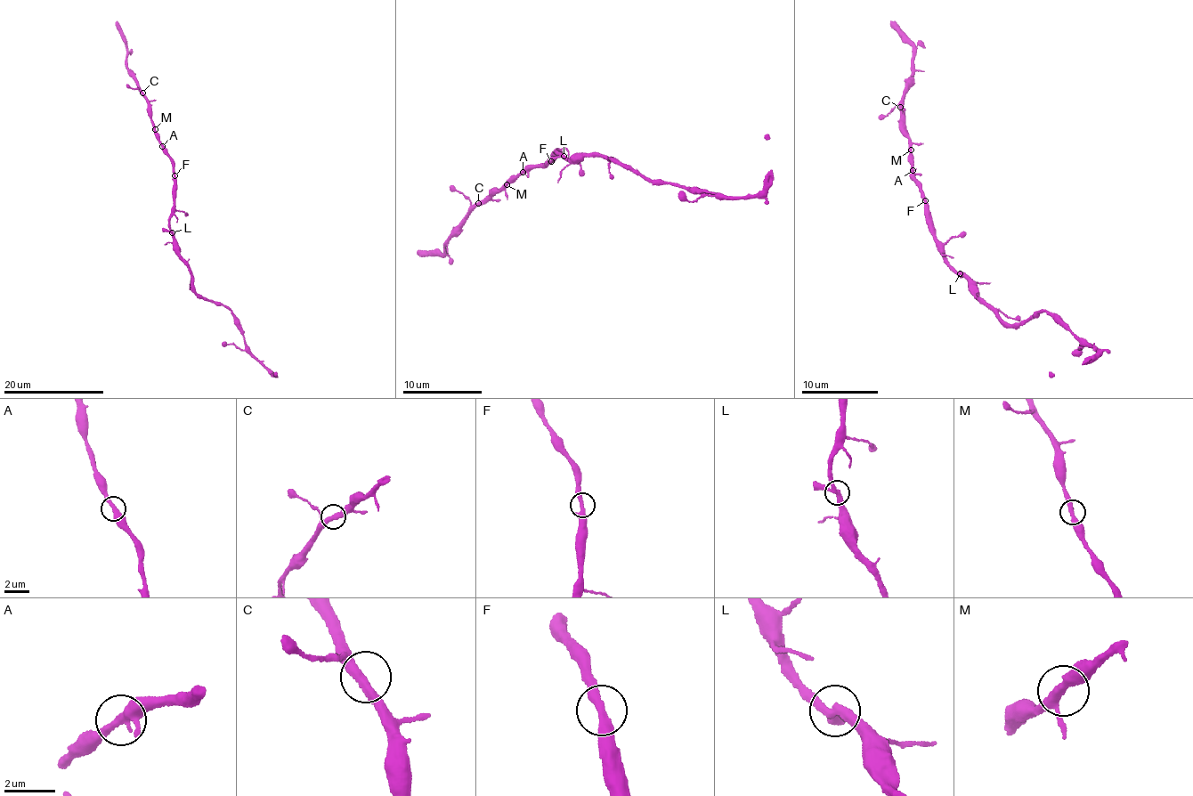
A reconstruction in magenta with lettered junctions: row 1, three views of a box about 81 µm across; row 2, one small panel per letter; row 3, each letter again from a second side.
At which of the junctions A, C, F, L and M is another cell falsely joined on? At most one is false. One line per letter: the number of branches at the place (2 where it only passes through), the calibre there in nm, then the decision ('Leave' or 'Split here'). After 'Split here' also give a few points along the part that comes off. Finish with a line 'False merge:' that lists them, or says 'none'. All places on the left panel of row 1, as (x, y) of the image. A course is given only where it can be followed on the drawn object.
A: Branches: 3. Thickness 280 nm. Leave
C: Branches: 3. Thickness 300 nm. Leave
F: Branches: 2. Thickness 340 nm. Leave
L: Branches: 3. Thickness 300 nm. Leave
M: Branches: 3. Thickness 280 nm. Leave
False merge: none

